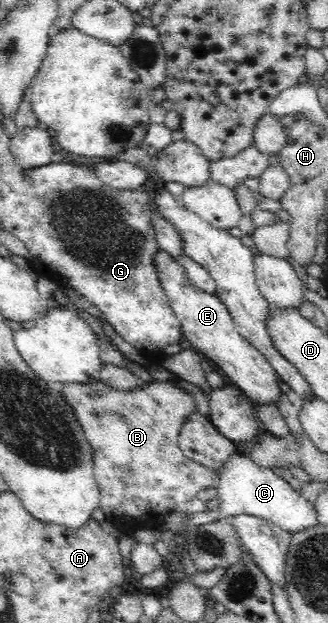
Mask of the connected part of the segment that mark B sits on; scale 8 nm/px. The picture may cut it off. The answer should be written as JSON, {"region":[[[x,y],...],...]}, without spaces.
{"region":[[[155,381],[132,392],[116,391],[101,382],[87,385],[63,384],[60,387],[65,404],[92,448],[92,470],[100,489],[99,508],[120,533],[131,535],[138,529],[157,529],[173,509],[191,503],[199,491],[218,487],[219,474],[209,472],[187,459],[178,447],[179,429],[185,417],[195,411],[195,404],[192,396],[179,390],[174,383]]]}

